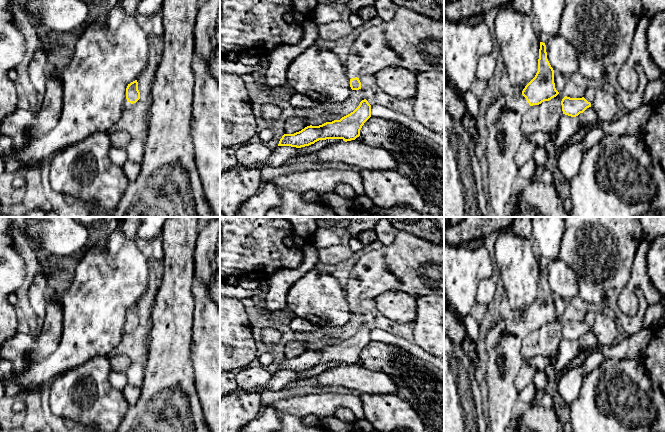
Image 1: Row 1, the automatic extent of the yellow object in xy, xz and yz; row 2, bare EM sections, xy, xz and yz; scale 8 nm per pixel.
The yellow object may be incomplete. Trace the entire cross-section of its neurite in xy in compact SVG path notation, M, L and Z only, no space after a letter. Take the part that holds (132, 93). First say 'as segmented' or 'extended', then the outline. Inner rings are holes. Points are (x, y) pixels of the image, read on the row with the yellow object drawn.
extended; M137 80L128 84L126 88L126 99L124 109L129 110L134 107L134 104L140 99Z

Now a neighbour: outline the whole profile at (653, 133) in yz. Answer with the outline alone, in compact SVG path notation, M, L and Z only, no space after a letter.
M665 101L653 108L641 136L651 158L660 162L665 175Z

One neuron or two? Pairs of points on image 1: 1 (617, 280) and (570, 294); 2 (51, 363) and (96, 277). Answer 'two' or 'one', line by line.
1: two
2: one

